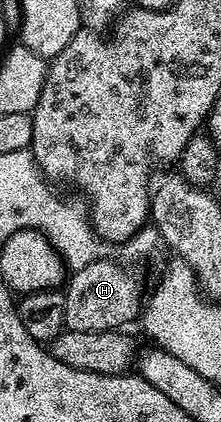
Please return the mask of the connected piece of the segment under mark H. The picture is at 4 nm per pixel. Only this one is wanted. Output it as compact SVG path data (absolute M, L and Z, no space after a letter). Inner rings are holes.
M110 257L98 258L93 264L74 271L66 279L63 295L65 296L65 327L77 332L90 330L117 330L126 327L126 322L131 322L140 317L141 294L139 298L139 282L123 266L110 262Z

